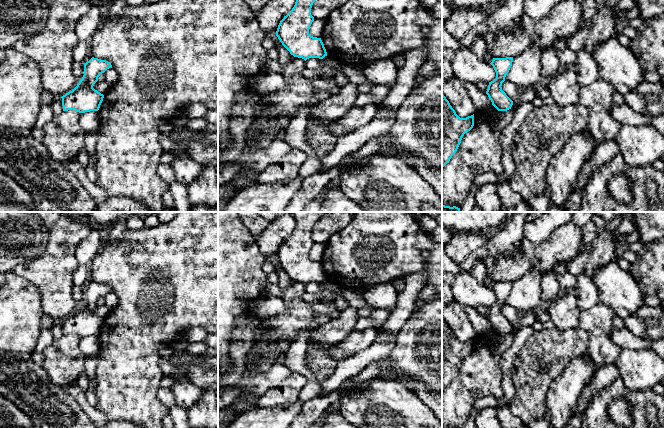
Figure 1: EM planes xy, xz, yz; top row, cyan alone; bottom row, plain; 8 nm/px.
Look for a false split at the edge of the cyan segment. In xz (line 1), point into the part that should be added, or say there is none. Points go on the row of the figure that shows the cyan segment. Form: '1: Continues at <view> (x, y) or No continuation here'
1: No continuation here

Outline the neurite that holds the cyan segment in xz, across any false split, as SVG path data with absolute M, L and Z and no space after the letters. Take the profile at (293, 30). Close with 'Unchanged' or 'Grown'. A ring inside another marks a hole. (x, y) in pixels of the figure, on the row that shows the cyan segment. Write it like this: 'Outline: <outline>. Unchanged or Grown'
Outline: M296 0L292 10L280 21L276 36L294 57L305 61L309 58L323 59L327 56L321 38L309 34L314 21L311 8L316 0Z. Unchanged

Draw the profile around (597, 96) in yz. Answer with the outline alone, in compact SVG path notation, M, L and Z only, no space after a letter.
M603 79L580 89L579 103L590 109L588 130L601 143L615 140L622 127L608 113L614 92L613 86Z

